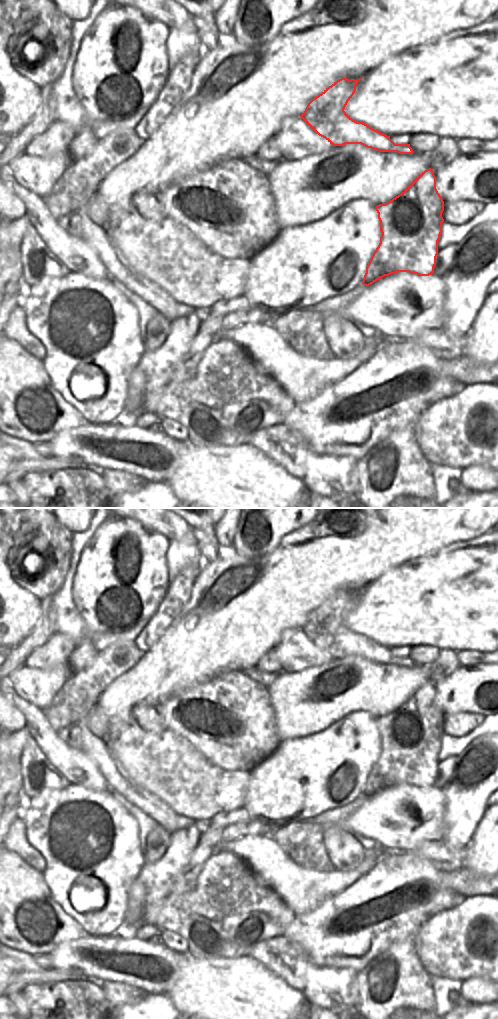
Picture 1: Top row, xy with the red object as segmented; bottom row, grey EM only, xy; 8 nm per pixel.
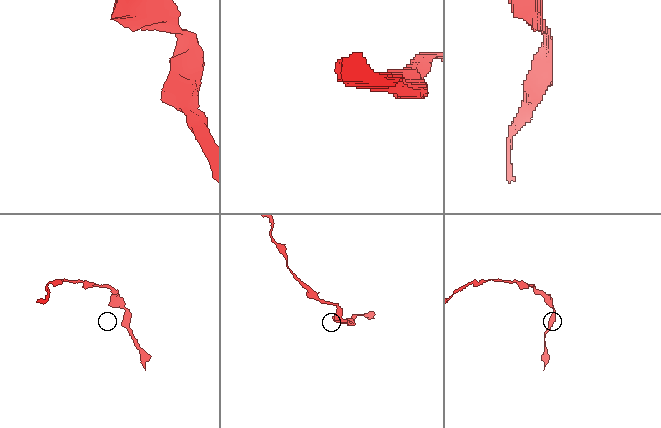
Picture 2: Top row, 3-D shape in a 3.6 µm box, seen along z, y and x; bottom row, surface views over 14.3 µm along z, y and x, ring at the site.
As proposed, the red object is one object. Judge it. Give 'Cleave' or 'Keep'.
Keep.

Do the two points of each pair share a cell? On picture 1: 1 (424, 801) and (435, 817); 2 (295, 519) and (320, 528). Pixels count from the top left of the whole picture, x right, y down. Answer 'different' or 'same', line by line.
1: same
2: different

